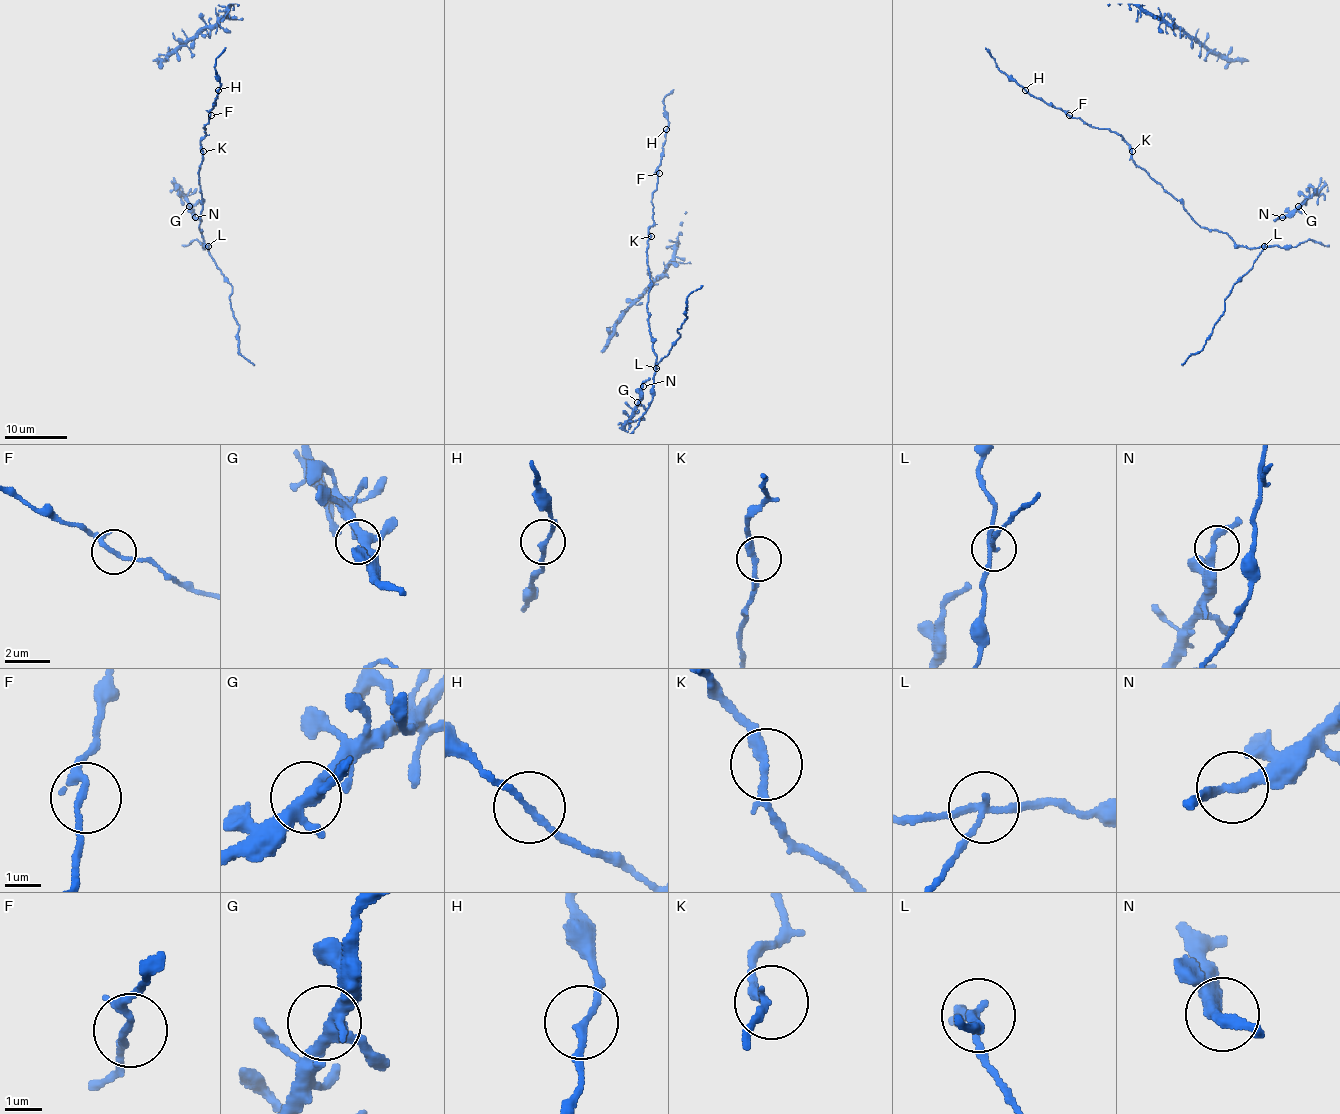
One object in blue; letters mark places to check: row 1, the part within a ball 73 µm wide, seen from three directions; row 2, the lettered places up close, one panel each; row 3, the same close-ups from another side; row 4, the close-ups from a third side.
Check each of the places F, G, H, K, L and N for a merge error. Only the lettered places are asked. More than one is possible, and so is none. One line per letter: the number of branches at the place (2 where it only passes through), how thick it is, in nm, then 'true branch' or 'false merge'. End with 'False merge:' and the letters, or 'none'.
F: 3 | 150 nm | true branch
G: 4 | 340 nm | true branch
H: 2 | 180 nm | true branch
K: 3 | 190 nm | true branch
L: 3 | 180 nm | false merge
N: 2 | 280 nm | true branch
False merge: L

